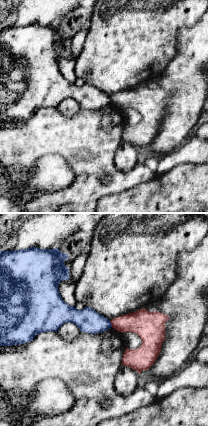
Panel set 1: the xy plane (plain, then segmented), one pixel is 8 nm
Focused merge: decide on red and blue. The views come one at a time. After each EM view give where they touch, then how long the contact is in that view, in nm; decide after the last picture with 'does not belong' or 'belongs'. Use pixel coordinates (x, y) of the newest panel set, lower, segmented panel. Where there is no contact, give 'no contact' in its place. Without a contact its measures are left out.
meets red at (111, 323); contact 50 nm long

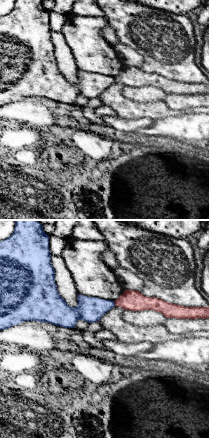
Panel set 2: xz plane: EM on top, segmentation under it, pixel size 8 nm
meets red at (115, 303); contact 40 nm long

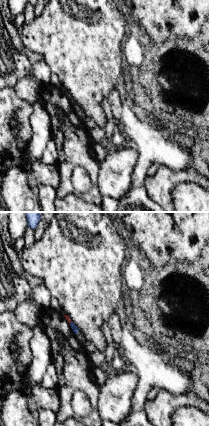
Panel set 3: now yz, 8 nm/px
meets red at (70, 322); contact 30 nm long

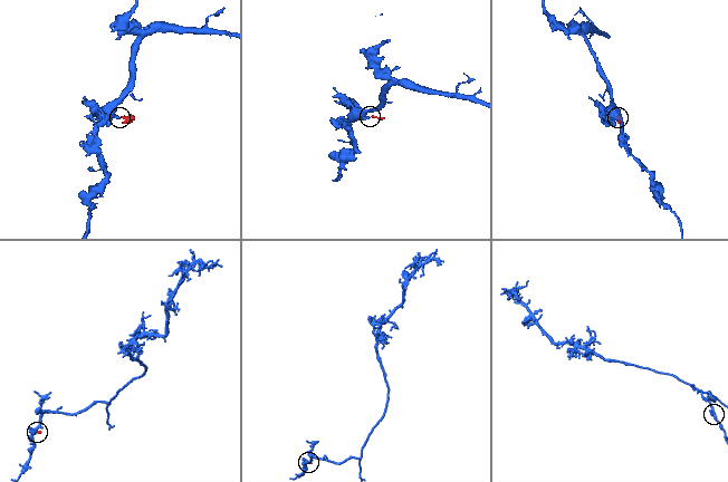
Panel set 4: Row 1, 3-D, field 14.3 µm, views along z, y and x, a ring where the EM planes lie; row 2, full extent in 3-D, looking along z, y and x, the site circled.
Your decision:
does not belong

